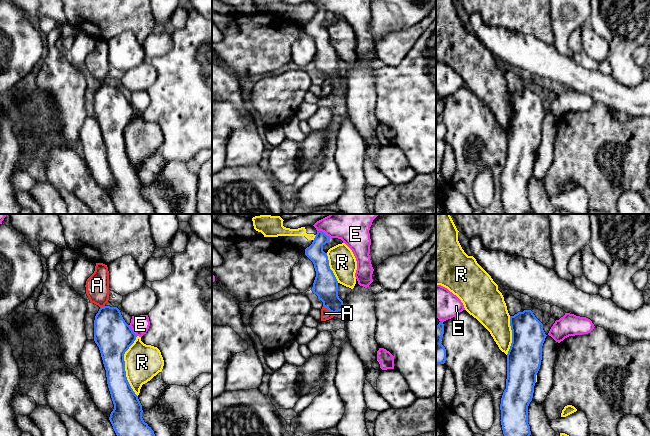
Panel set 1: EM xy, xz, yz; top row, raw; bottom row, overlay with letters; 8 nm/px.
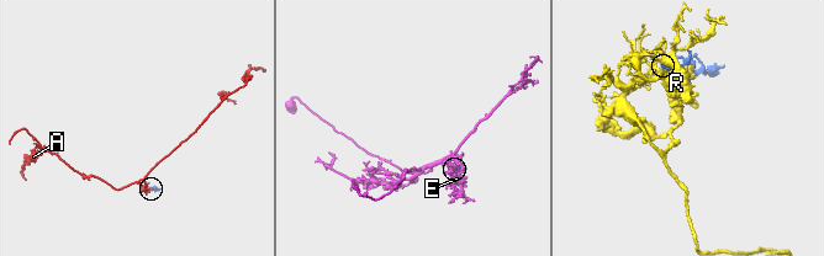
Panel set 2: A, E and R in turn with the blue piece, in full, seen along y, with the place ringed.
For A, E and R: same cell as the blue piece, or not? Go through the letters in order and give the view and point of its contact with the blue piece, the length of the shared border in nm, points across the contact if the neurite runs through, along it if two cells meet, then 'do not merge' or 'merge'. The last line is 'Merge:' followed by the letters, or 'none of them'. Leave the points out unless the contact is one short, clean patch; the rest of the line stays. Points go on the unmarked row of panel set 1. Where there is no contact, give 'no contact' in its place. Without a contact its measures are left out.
A: xz (329, 86) | 130 nm | across xz (325, 62), (329, 72), (329, 86), (325, 89) | merge
E: xz (323, 8) | 130 nm | do not merge
R: xy (124, 142) | 480 nm | do not merge
Merge: A

